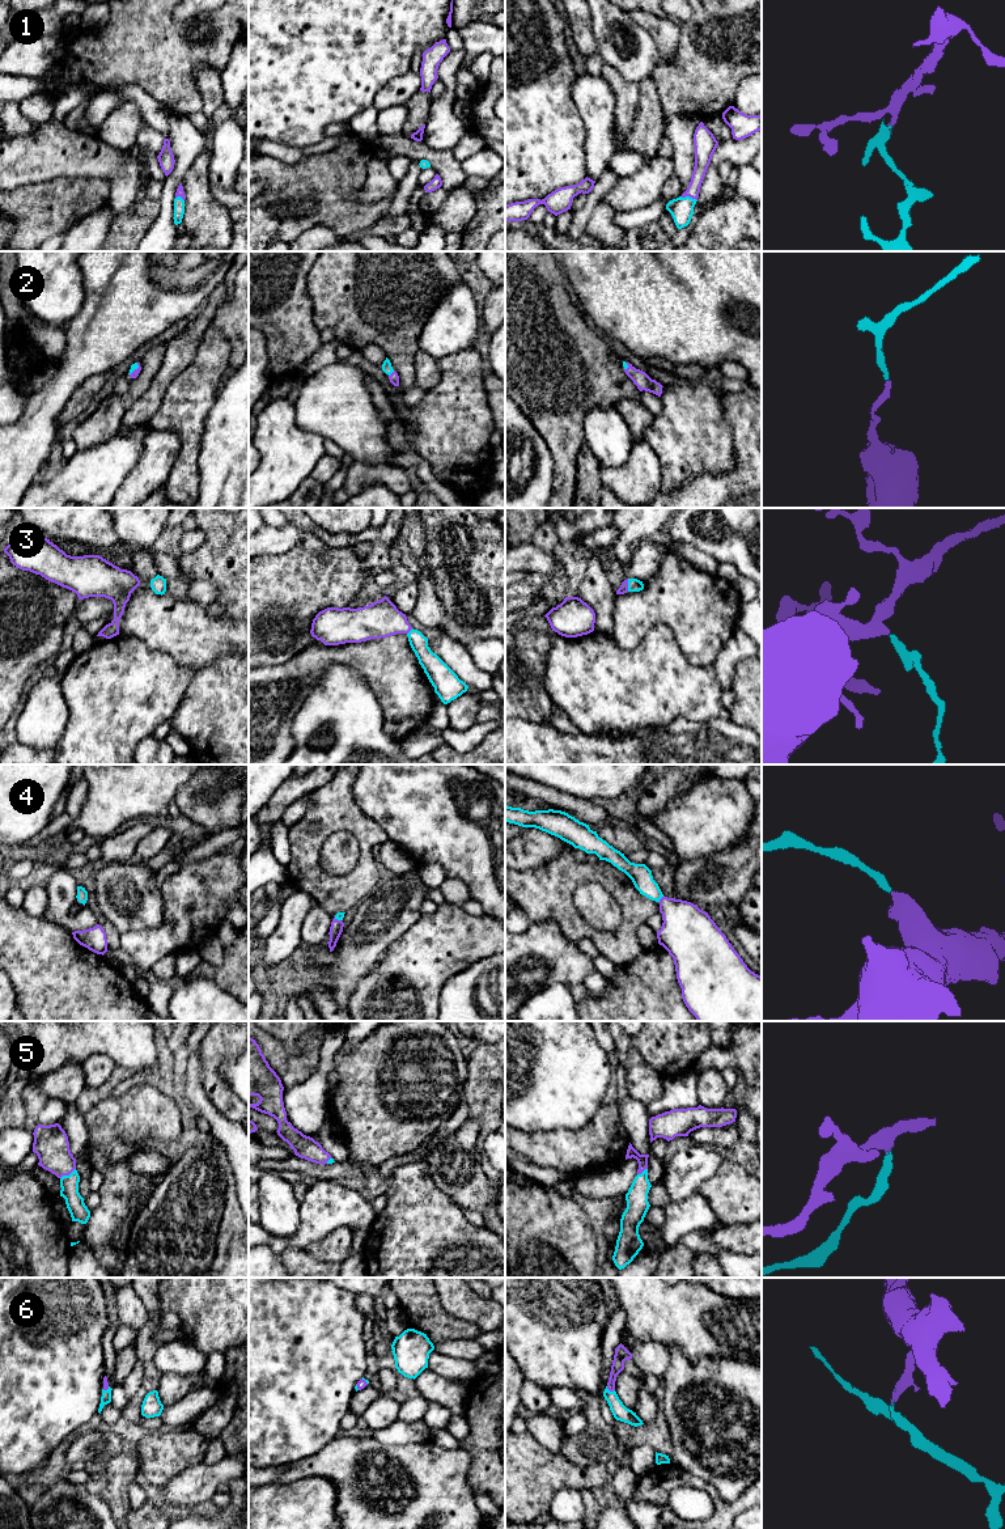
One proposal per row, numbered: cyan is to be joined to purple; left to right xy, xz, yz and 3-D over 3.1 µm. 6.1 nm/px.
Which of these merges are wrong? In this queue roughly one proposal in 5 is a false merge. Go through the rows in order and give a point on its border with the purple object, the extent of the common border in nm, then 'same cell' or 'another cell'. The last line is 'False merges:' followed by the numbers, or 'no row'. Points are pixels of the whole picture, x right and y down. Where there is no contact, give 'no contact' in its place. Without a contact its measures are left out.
1: contact yz (688, 195); length 110 nm; same cell
2: contact xz (391, 373); length 50 nm; same cell
3: contact yz (627, 585); length 80 nm; same cell
4: contact yz (661, 898); length 50 nm; same cell
5: contact xy (67, 1174); length 120 nm; same cell
6: contact yz (610, 1390); length 60 nm; same cell
False merges: no row

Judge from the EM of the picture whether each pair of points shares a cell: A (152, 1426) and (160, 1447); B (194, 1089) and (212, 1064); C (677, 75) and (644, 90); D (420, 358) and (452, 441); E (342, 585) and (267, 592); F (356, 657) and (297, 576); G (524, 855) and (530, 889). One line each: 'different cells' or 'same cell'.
A: different cells
B: different cells
C: different cells
D: different cells
E: same cell
F: different cells
G: different cells

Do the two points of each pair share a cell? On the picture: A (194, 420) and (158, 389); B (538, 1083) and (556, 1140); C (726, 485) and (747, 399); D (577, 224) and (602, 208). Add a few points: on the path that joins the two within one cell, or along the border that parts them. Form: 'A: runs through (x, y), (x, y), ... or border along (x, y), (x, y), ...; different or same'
A: border along (183, 369), (170, 382), (160, 407), (148, 419); different
B: border along (584, 1126), (531, 1133), (522, 1130); different
C: runs through (747, 464), (747, 420); same
D: border along (601, 199), (584, 232); different

